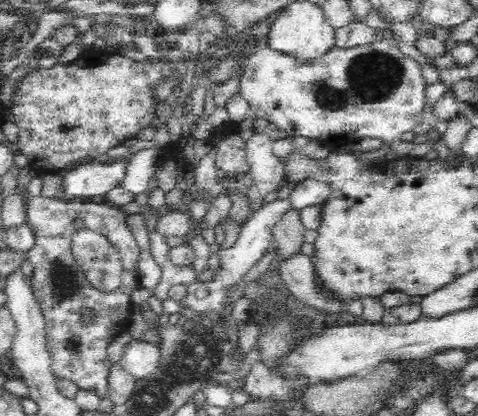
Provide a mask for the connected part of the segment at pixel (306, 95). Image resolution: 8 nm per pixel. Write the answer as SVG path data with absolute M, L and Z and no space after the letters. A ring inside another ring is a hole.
M388 40L354 48L332 46L328 54L316 58L310 64L272 50L264 43L245 59L240 72L239 93L249 104L250 115L269 120L288 134L318 140L344 136L348 140L376 138L391 143L400 140L404 132L412 131L424 120L425 87L421 64L404 55Z

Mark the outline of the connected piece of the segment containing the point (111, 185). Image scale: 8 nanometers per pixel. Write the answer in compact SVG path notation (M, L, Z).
M131 155L112 164L94 160L76 165L64 174L64 192L71 194L75 199L81 199L83 196L104 196L110 190L123 186L130 161Z

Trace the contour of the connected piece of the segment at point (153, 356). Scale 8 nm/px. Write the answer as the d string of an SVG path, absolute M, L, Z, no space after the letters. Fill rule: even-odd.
M134 339L124 346L119 364L134 379L141 380L158 369L160 358L160 350L154 344Z

